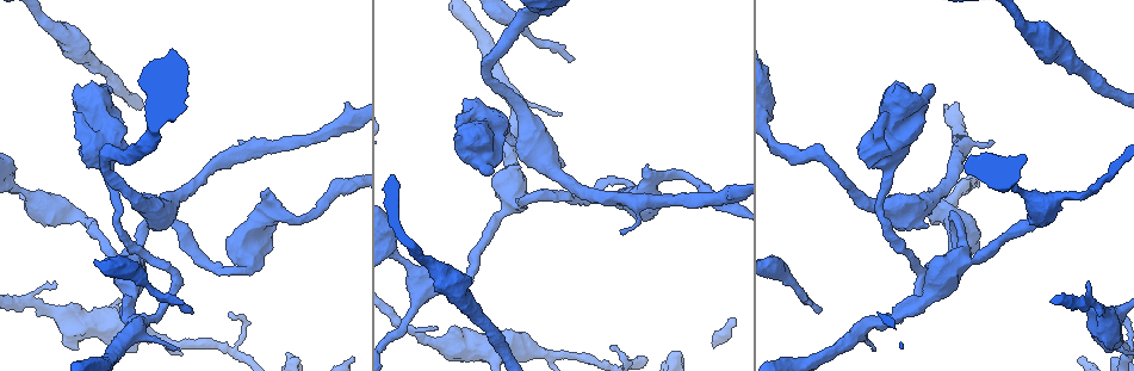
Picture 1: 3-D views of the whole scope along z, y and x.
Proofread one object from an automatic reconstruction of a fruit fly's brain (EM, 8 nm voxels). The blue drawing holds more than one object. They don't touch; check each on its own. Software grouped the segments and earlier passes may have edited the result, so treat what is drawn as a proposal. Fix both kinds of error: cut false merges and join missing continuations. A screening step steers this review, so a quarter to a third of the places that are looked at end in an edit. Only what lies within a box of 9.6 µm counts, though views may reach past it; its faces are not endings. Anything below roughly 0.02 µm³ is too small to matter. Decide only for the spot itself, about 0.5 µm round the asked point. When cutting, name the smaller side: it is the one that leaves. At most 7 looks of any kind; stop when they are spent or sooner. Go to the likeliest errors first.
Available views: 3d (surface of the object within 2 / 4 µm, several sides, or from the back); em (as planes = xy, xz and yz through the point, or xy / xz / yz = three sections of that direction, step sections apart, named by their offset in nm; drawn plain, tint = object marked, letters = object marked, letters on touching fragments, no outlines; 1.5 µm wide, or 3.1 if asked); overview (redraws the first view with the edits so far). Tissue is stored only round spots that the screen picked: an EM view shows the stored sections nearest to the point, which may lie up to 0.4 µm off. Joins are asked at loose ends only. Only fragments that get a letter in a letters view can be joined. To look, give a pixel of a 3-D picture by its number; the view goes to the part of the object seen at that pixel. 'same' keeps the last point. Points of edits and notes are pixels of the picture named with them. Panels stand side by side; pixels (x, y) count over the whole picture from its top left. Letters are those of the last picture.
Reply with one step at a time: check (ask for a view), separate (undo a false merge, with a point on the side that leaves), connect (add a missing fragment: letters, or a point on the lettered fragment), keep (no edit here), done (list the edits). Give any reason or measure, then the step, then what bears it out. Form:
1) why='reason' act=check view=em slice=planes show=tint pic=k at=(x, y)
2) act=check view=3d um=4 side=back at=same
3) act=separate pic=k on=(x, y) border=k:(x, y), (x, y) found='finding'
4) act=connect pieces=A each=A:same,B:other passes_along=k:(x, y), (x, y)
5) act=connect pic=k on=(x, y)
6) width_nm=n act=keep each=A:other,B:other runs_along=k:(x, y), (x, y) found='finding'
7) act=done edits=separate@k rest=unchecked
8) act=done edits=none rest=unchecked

act=check view=3d um=2 side=back pic=1 at=(193, 311)

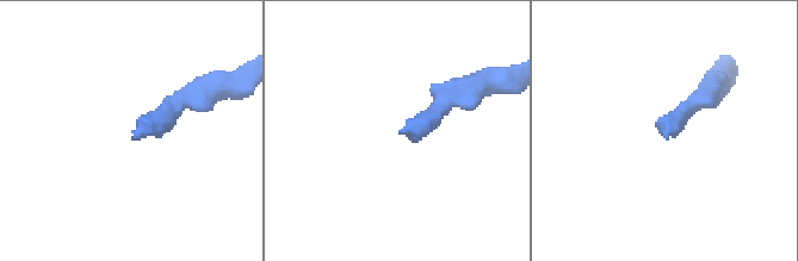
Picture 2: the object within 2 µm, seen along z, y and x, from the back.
act=check view=em slice=planes show=letters pic=2 at=(134, 138)

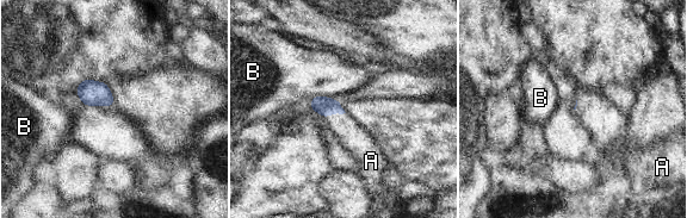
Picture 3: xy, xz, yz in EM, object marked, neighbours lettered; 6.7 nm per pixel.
act=connect pieces=A each=A:same,B:other passes_along=3:(326, 106), (334, 112), (352, 136) found='it goes on there'

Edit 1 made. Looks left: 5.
why='branch stops here' act=check view=em slice=xz step=8 show=plain pic=1 at=(266, 192)

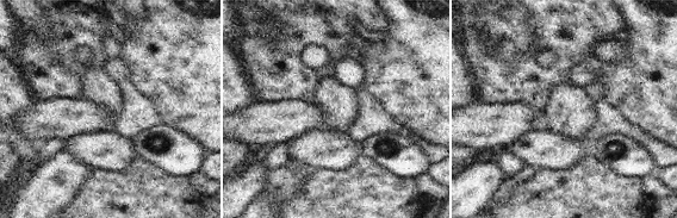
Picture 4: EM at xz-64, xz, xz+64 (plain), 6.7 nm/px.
why='what lies round it' act=check view=em slice=xz step=8 show=letters at=same

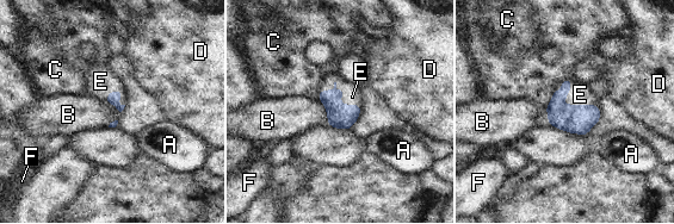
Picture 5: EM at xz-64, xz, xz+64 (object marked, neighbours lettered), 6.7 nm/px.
act=connect pieces=E each=A:other,B:other,C:other,D:other,E:same,F:other passes_along=5:(340, 116), (344, 94), (352, 97) found='the neuron continues'

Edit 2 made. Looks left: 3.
why='tapers out' act=check view=em slice=planes show=letters pic=1 at=(229, 313)

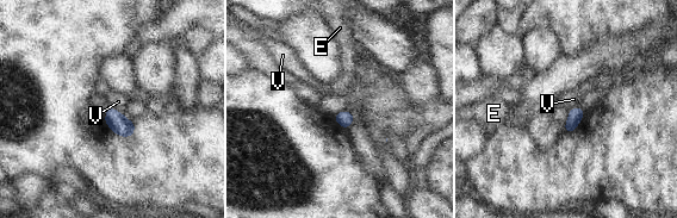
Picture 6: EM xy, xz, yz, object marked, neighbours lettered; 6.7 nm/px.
longest_contact=V:110nm act=keep each=E:other,V:other border=6:(109, 106), (122, 113) found='no lettered fragment goes on from it'

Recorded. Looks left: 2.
act=done edits=connect@3,connect@5 rest=unchecked

